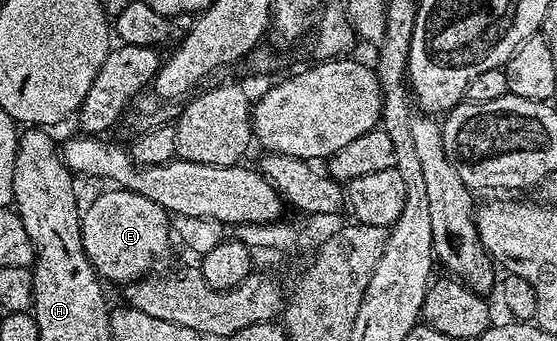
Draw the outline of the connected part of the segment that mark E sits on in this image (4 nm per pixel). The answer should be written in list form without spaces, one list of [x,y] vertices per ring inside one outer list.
[[[107,188],[104,194],[97,195],[88,206],[85,206],[81,214],[83,247],[91,262],[91,267],[95,269],[100,279],[108,283],[111,281],[130,284],[144,277],[154,267],[151,265],[154,264],[155,257],[167,250],[167,221],[169,221],[169,215],[161,208],[161,204],[151,202],[145,196],[132,190]]]

